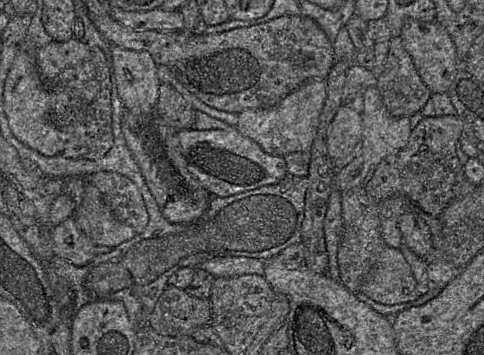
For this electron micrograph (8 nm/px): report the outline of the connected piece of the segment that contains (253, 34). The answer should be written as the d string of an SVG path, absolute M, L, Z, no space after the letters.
M89 13L89 18L104 40L133 51L148 52L156 66L166 66L173 76L205 104L218 110L240 113L246 109L270 108L309 78L326 79L334 62L333 43L321 27L305 16L289 15L245 28L222 33L160 32L133 30L115 21L110 15Z

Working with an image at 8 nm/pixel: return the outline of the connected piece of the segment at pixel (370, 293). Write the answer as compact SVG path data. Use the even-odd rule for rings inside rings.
M385 247L363 280L359 292L385 305L416 298L416 282L400 249Z

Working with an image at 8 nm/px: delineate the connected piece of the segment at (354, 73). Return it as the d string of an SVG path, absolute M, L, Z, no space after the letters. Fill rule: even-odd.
M352 63L347 71L342 103L362 115L364 93L367 88L376 86L377 77L373 71Z

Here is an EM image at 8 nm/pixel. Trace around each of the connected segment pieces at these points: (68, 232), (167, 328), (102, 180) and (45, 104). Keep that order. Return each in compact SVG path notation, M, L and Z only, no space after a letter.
M74 216L53 226L51 237L54 254L76 266L83 266L98 254L112 249L108 246L96 246L91 238L79 229Z
M168 285L147 318L147 325L165 336L191 335L194 329L211 321L211 305L206 298L196 298L185 289Z
M99 171L85 179L101 193L102 198L120 222L131 226L136 234L148 223L148 212L136 185L127 177L109 171Z
M21 43L11 69L4 83L4 112L13 135L24 145L45 156L60 154L63 142L60 132L50 120L50 94L42 84L37 65L35 51Z

